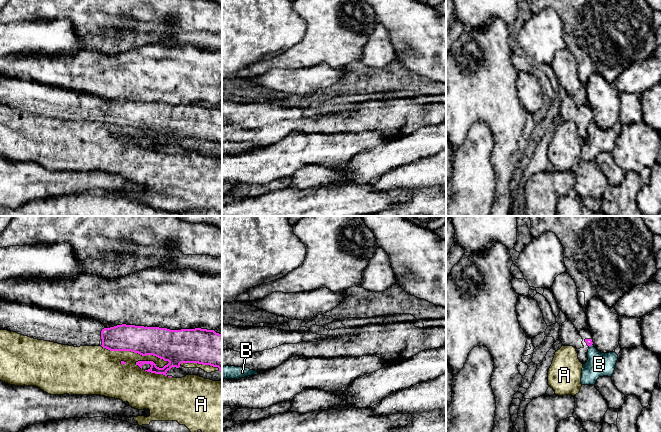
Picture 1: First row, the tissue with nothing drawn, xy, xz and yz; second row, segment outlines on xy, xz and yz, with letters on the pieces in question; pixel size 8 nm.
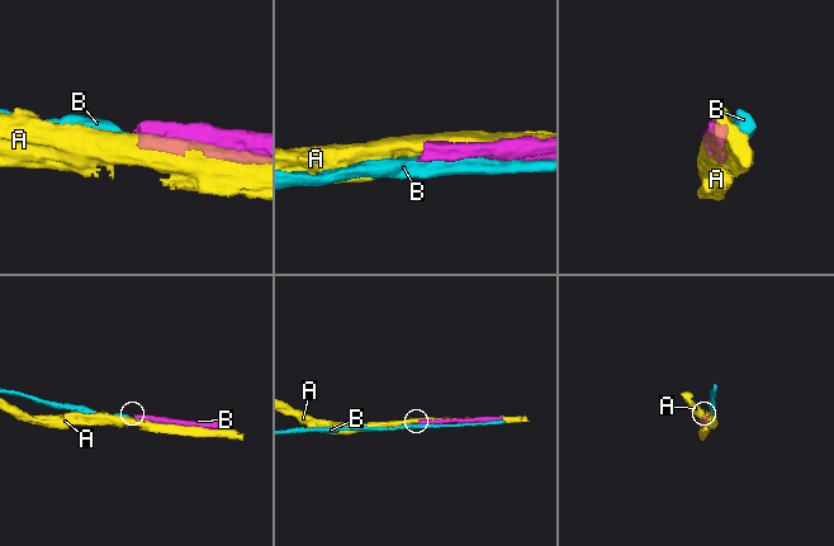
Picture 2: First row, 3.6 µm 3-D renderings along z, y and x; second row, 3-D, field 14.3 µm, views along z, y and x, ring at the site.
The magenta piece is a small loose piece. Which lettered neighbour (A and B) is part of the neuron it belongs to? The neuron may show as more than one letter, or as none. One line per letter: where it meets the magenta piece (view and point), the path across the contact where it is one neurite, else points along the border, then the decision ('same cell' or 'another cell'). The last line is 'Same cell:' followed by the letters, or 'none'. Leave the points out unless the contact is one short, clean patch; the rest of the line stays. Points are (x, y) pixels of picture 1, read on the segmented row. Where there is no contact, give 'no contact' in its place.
A: contact xy (135, 352); another cell
B: contact yz (590, 345); another cell
Same cell: none

